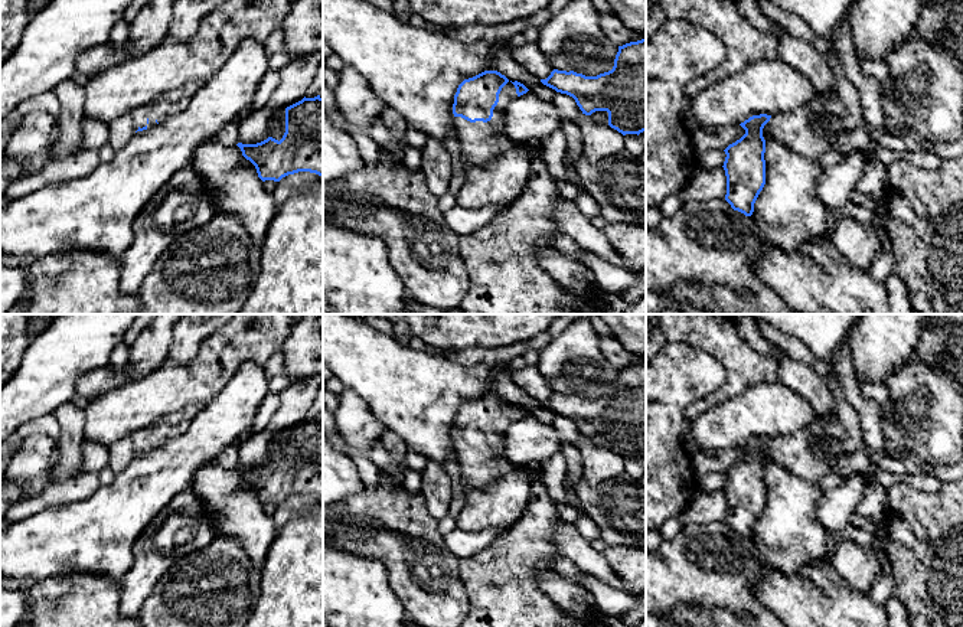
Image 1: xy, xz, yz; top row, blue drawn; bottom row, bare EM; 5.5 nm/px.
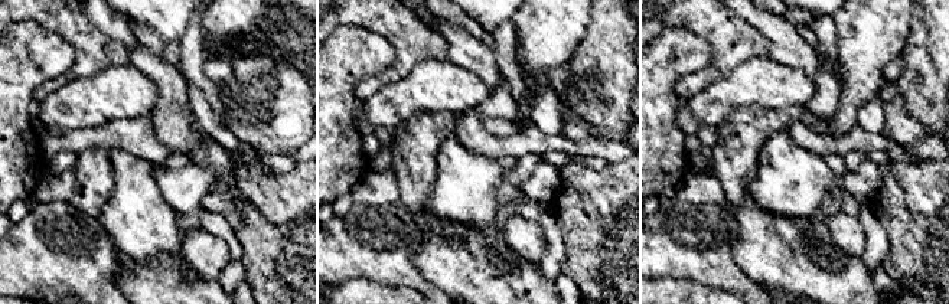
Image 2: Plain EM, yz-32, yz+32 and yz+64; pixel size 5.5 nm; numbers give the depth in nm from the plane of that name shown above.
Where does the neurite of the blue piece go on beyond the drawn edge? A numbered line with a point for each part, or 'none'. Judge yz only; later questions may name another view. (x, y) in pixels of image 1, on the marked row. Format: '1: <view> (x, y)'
none

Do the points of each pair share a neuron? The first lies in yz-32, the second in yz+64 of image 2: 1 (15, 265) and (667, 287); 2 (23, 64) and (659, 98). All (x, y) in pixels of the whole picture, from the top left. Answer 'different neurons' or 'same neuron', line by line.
1: different neurons
2: same neuron

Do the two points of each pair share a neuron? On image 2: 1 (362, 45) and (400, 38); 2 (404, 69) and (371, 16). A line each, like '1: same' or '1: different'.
1: different
2: same

